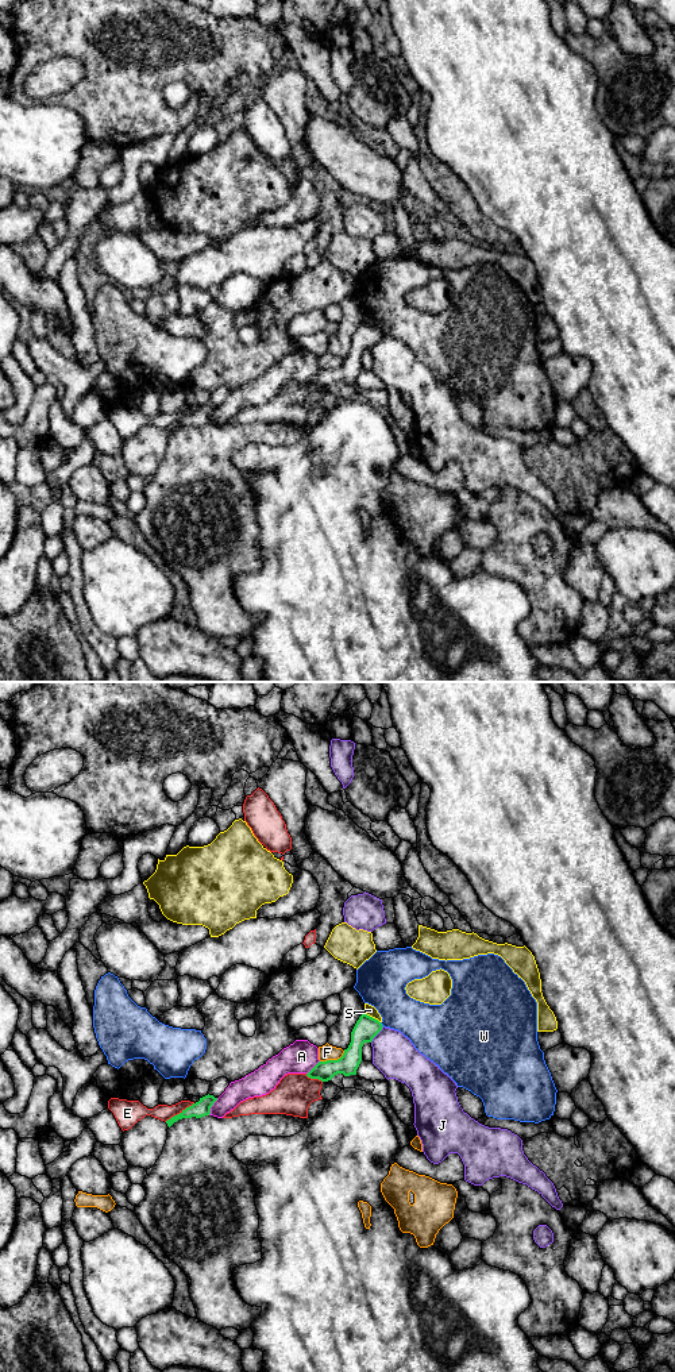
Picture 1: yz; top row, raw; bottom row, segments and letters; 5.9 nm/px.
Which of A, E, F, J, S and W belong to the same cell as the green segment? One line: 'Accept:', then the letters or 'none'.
Accept: none

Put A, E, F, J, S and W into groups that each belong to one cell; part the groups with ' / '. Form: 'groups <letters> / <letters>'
groups A / E / F / J / S / W

